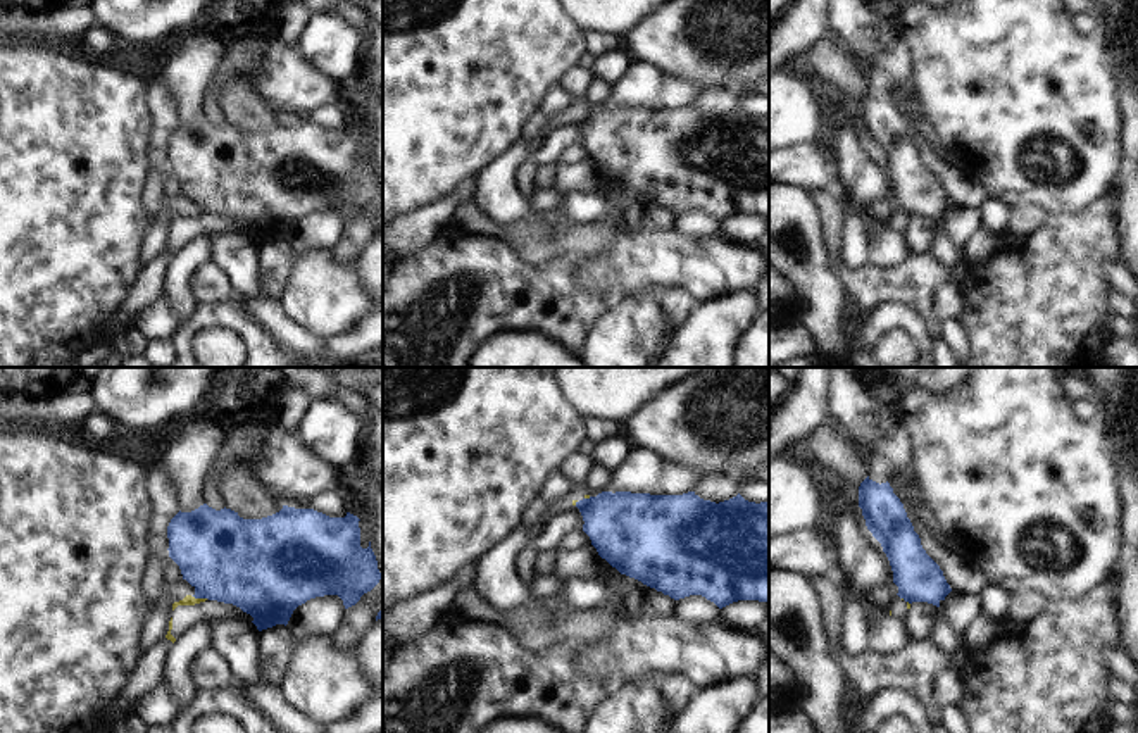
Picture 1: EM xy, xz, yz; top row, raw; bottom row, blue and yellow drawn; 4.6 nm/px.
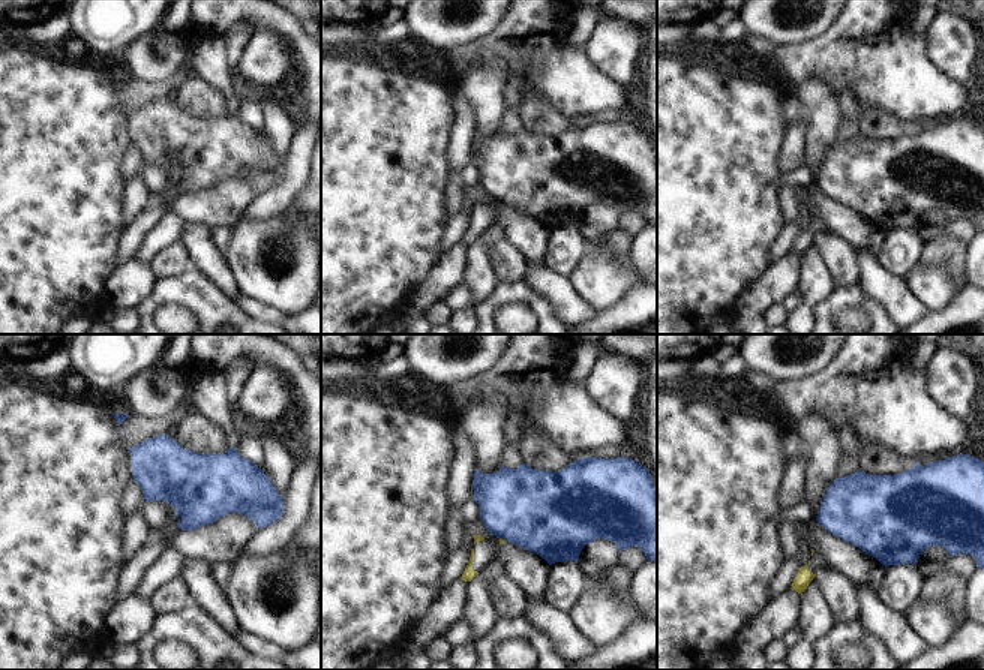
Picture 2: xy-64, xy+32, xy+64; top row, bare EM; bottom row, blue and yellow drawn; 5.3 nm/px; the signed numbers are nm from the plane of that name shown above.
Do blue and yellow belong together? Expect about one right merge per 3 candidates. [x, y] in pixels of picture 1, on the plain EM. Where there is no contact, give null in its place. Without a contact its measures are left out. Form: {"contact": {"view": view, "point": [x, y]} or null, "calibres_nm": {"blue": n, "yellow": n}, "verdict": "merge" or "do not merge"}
{"contact": {"view": "xy", "point": [200, 211]}, "calibres_nm": {"blue": 400, "yellow": 50}, "verdict": "do not merge"}

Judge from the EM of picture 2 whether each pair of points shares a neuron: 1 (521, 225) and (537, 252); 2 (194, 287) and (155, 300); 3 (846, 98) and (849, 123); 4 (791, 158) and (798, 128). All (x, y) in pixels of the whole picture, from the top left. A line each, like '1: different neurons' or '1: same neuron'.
1: same neuron
2: same neuron
3: same neuron
4: same neuron

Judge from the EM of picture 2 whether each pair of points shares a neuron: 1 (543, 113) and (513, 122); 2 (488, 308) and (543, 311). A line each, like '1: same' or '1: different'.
1: different
2: same

